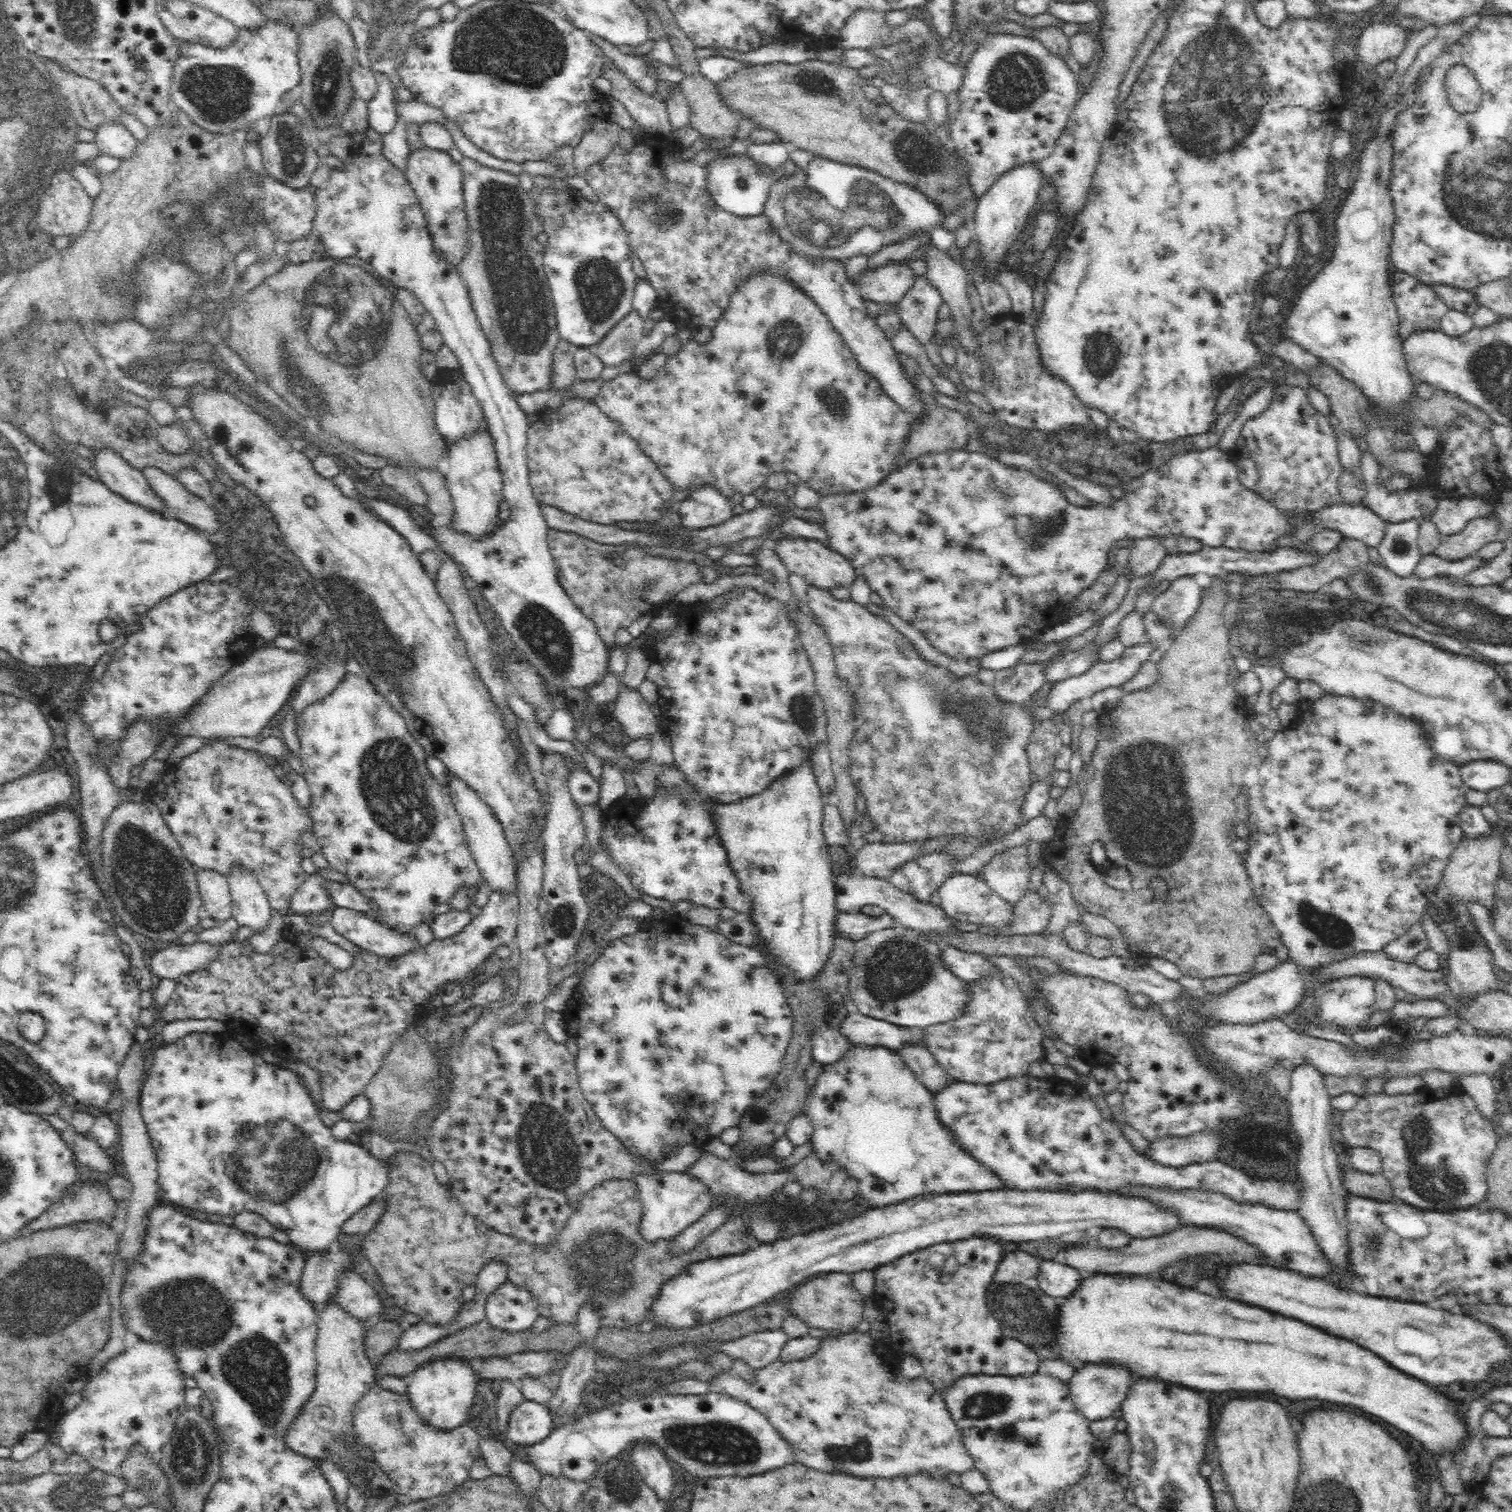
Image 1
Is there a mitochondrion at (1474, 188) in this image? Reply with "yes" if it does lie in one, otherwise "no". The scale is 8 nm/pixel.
yes

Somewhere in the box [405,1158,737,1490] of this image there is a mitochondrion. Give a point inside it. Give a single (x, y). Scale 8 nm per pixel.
(600, 1259)

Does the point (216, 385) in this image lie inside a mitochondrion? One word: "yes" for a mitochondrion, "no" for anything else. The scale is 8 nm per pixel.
no

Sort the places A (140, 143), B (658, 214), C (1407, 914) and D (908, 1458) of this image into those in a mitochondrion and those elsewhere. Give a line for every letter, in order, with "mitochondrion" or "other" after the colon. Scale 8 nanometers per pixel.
A: other
B: mitochondrion
C: other
D: other

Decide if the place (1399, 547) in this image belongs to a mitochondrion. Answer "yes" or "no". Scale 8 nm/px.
yes

